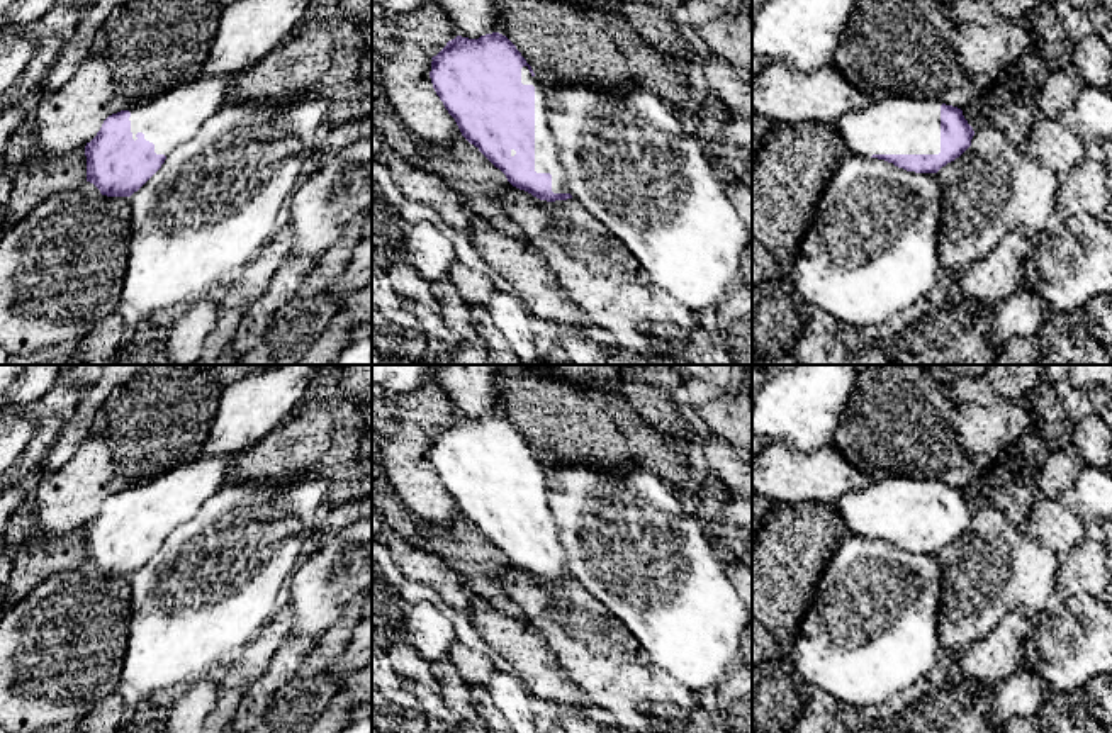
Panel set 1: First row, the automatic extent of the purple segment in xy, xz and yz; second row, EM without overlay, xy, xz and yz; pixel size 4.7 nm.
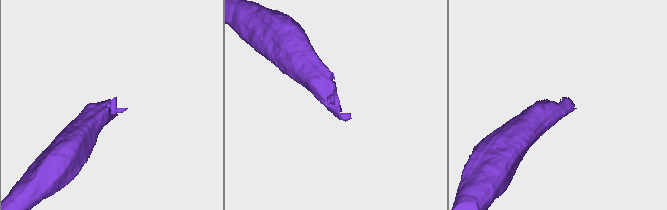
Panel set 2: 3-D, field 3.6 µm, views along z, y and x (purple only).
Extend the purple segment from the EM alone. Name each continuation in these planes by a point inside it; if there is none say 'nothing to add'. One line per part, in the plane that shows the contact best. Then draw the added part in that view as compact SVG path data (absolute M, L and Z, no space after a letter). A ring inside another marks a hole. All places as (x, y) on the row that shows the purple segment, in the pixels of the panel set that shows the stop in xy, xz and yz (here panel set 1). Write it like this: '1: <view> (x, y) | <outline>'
1: xz (547, 160) | M528 66L521 68L521 83L535 87L535 171L552 175L553 193L569 193L559 148L548 127L545 85L530 73Z

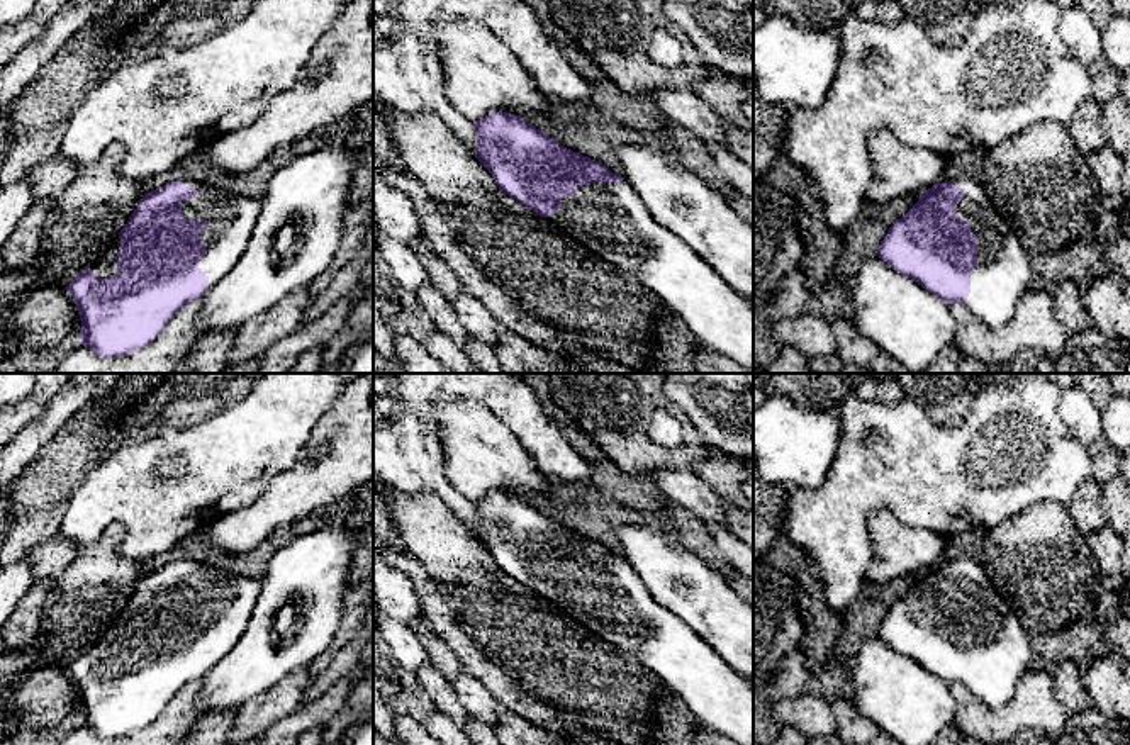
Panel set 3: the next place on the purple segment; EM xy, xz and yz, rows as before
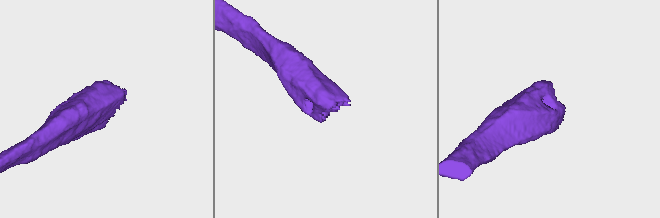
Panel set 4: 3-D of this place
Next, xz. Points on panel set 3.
1: xz (608, 219) | M629 182L577 185L573 197L546 217L558 231L618 272L653 292L692 331L696 339L753 370L753 304L735 292L696 251L663 229L645 209Z

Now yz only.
1: yz (1003, 275) | M959 178L952 183L964 188L957 219L969 221L971 232L977 236L977 266L965 305L986 326L1001 328L1030 290L1032 256L1008 219L994 209L981 182Z

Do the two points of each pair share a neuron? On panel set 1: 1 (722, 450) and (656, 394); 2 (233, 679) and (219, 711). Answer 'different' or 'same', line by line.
1: different
2: different

